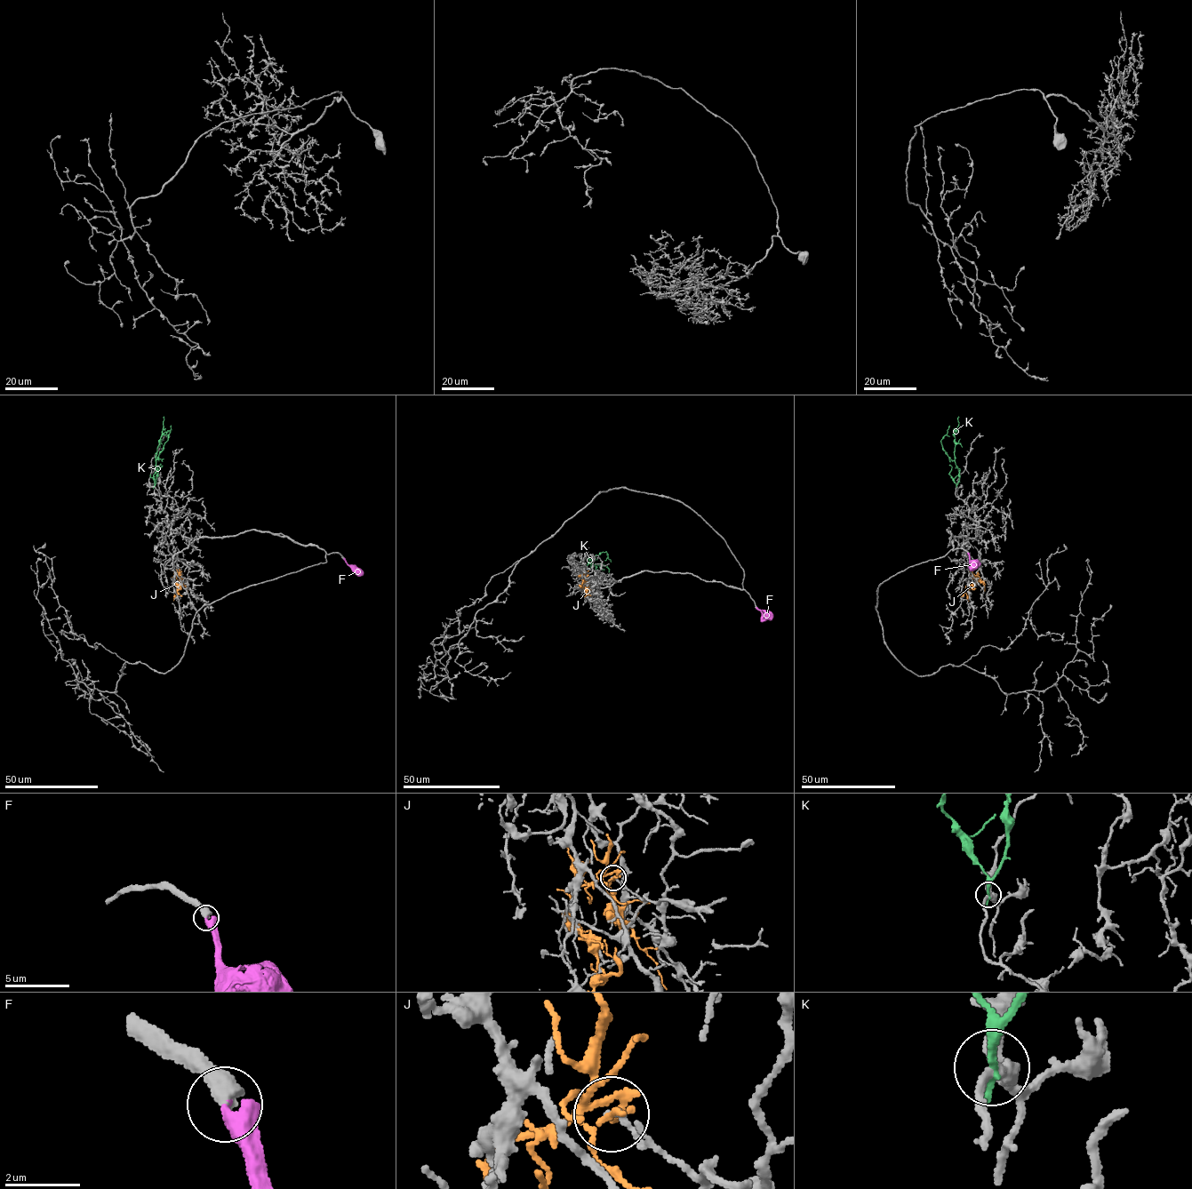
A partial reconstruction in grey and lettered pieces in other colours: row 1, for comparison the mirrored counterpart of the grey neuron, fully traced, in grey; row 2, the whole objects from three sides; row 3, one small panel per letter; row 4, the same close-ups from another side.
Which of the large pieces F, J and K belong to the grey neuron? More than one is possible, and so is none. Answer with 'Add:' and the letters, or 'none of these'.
Add: F

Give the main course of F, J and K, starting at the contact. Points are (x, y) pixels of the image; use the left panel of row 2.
F: (343, 557), (364, 573)
J: (180, 575), (173, 577), (179, 588), (173, 601)
K: (154, 486), (156, 449), (164, 416)

